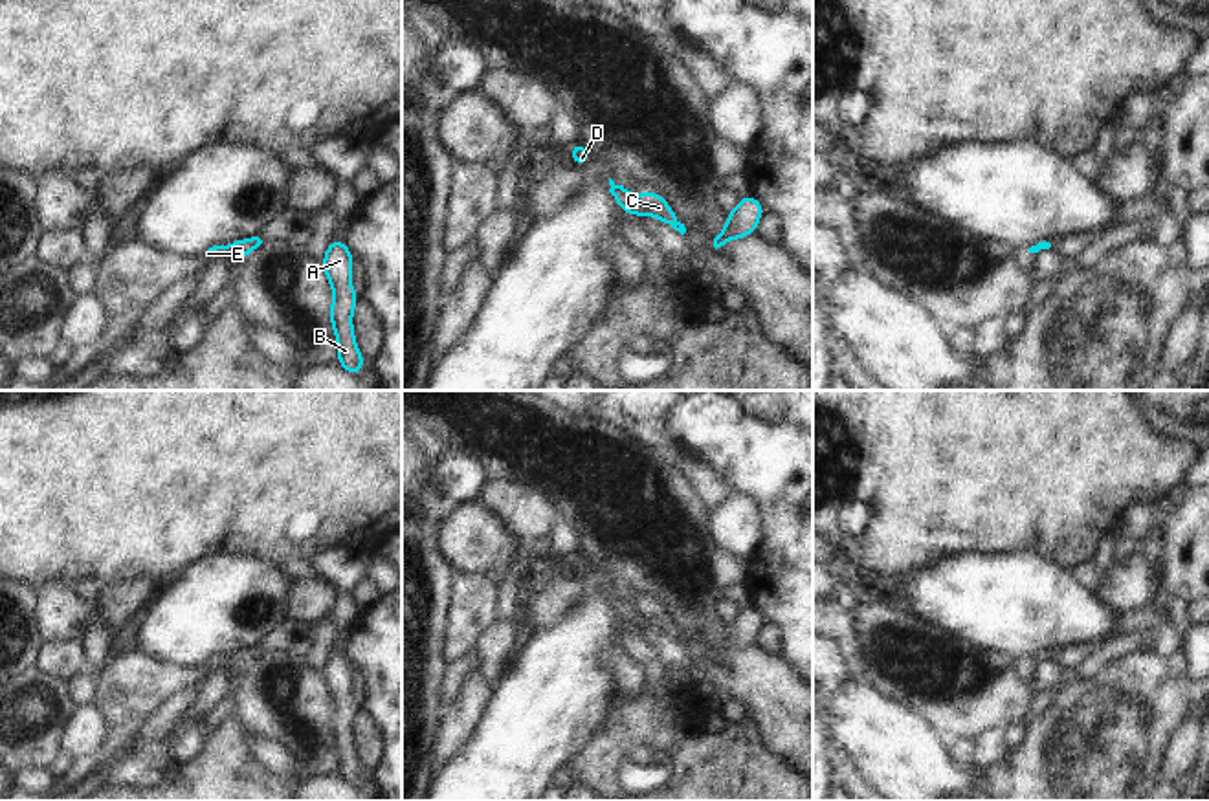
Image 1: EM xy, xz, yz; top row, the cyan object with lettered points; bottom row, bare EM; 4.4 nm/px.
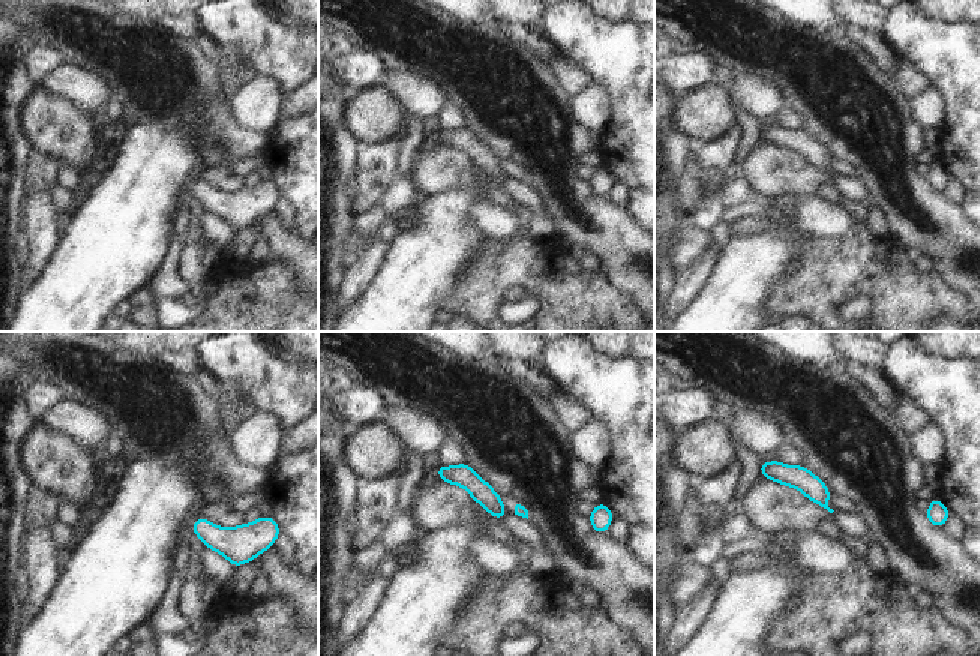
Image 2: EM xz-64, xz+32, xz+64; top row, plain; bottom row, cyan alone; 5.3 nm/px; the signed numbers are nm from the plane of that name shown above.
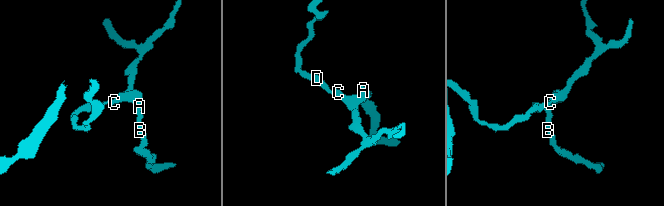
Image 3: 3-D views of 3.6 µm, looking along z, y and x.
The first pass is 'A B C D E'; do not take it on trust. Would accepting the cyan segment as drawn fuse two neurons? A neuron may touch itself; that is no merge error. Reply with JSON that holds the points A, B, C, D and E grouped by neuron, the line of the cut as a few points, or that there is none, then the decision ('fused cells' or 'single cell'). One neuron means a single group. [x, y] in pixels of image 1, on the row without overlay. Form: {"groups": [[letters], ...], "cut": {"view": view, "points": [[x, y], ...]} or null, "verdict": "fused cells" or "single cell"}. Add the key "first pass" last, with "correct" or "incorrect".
{"groups": [["A", "B", "C", "D", "E"]], "cut": null, "verdict": "single cell", "first pass": "correct"}

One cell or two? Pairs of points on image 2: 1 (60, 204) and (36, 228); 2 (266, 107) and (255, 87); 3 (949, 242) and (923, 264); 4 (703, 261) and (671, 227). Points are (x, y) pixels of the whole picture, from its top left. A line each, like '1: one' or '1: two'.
1: two
2: one
3: two
4: two

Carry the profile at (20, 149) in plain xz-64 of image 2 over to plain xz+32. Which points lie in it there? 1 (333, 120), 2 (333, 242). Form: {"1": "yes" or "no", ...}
{"1": "yes", "2": "yes"}

